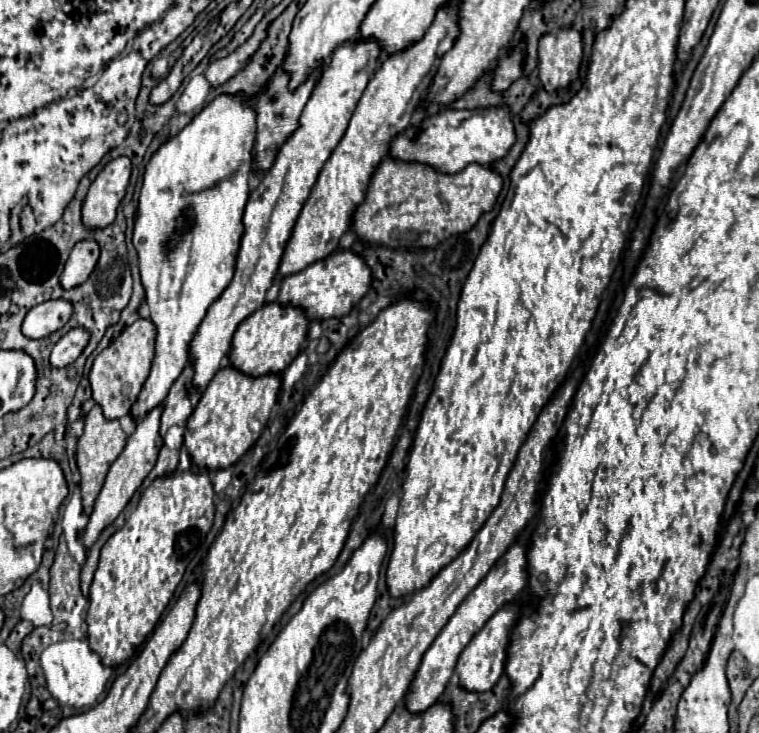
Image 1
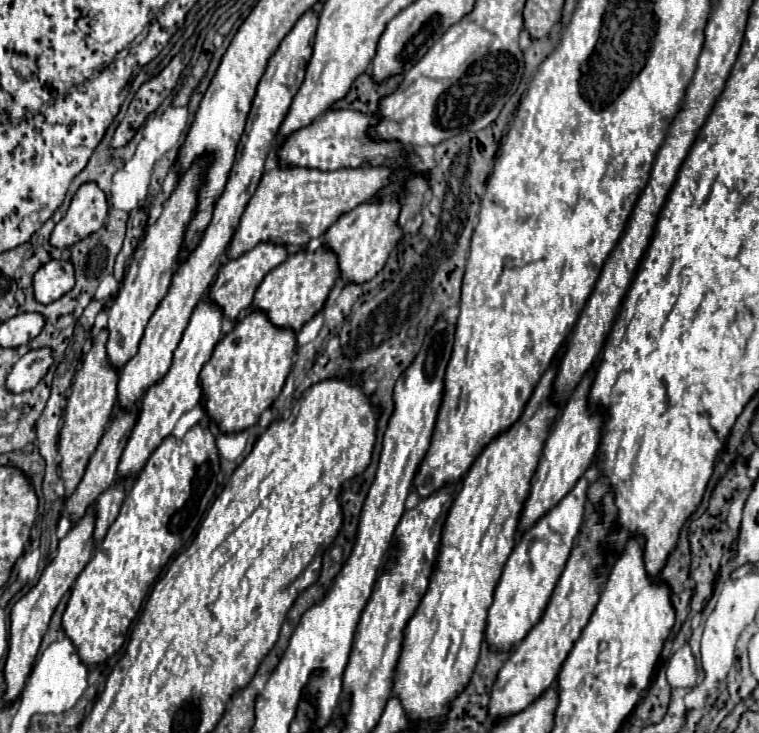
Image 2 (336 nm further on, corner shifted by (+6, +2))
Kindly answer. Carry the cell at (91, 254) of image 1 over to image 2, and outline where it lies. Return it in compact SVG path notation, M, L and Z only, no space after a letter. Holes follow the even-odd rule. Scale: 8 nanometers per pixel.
M51 260L41 266L33 278L35 300L41 304L51 304L53 300L67 294L73 284L73 264L69 260Z

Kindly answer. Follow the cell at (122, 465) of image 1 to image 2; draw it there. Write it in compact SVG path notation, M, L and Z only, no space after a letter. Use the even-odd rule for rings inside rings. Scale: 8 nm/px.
M89 508L89 512L79 520L77 526L73 526L69 530L69 534L59 542L59 550L55 560L51 560L45 570L39 576L39 582L17 600L17 604L11 610L11 628L9 628L9 652L7 652L7 660L3 666L3 678L5 678L5 694L1 696L3 704L9 706L13 704L23 688L25 682L31 674L33 668L33 660L39 652L41 640L49 628L49 620L57 608L57 604L61 602L63 594L73 586L75 578L81 574L81 570L85 568L85 564L91 558L93 552L93 526L95 526L95 518L93 518L93 508Z

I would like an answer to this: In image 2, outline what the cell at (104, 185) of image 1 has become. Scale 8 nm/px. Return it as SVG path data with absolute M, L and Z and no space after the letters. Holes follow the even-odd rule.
M95 182L83 184L71 200L63 220L55 226L49 244L55 248L65 248L97 232L107 218L107 208L107 198L99 186Z

